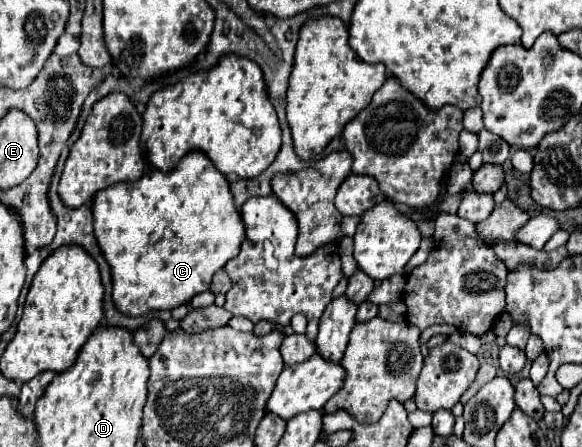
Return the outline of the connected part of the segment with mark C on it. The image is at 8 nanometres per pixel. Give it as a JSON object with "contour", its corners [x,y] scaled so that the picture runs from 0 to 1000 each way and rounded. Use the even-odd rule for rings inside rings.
{"contour":[[[323,342],[302,369],[302,383],[289,391],[254,378],[234,409],[203,409],[168,427],[158,477],[168,553],[192,606],[196,682],[206,700],[223,709],[254,696],[292,696],[323,678],[333,660],[357,651],[368,611],[409,570],[412,544],[419,539],[419,499],[399,454],[392,405],[357,365],[357,351],[344,342]]]}

